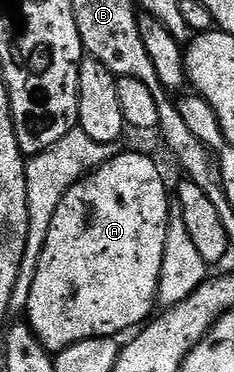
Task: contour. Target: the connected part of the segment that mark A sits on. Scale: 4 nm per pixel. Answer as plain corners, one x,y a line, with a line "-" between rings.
136,151
118,153
107,163
91,171
89,175
79,179
73,187
62,197
62,205
54,213
54,221
50,221
50,233
46,233
46,245
42,249
42,257
38,261
38,274
34,276
34,289
30,293
30,301
26,312
26,322
34,329
38,341
49,353
55,353
74,345
78,341
86,341
94,337
123,336
123,331
131,332
141,325
147,324
153,318
158,307
158,296
160,293
160,274
162,273
162,257
164,256
164,246
168,236
168,195
170,199
170,187
164,184
164,179
160,176
160,171
156,168
156,163
148,155
139,155

